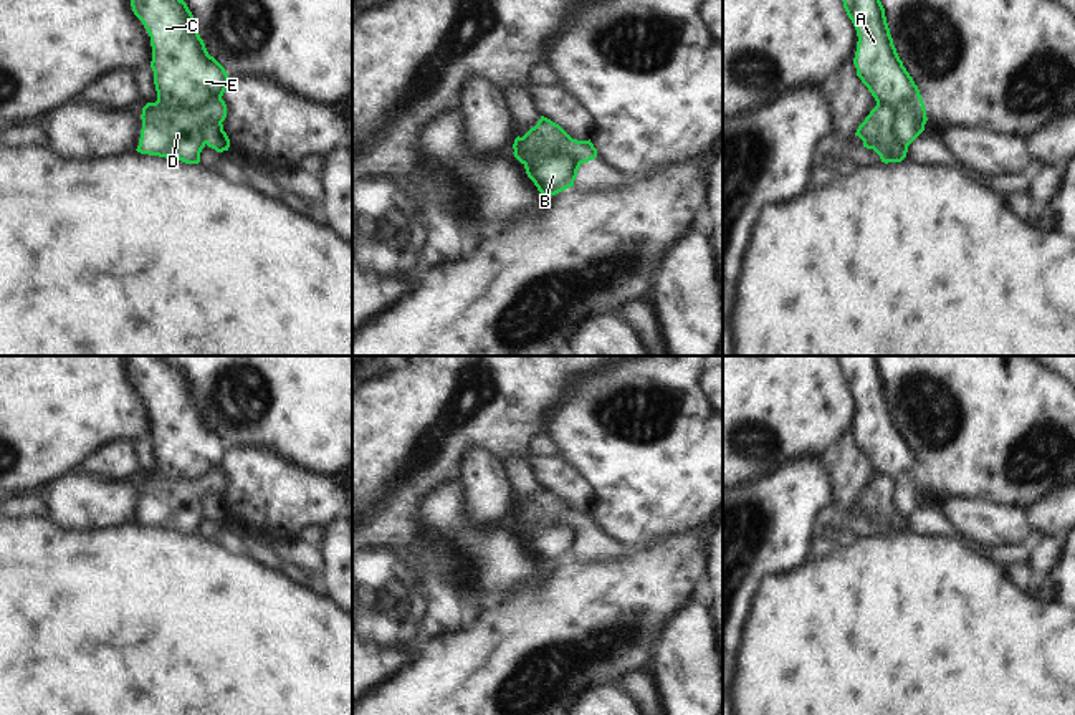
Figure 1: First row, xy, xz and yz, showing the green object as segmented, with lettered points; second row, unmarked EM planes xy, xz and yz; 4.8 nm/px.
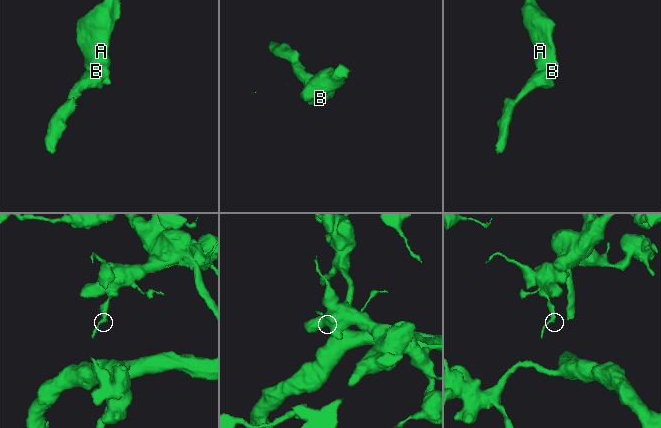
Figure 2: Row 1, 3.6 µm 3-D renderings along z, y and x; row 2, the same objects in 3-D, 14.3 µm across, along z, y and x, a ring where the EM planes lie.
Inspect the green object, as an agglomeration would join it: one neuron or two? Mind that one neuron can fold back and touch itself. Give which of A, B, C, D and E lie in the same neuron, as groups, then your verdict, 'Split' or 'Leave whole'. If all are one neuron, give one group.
Groups: A B C E / D. Split.

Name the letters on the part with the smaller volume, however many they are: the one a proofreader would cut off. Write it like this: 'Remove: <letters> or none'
Remove: D

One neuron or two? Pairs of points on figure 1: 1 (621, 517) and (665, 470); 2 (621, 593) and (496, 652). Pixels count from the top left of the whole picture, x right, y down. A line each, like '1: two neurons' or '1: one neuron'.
1: one neuron
2: one neuron

